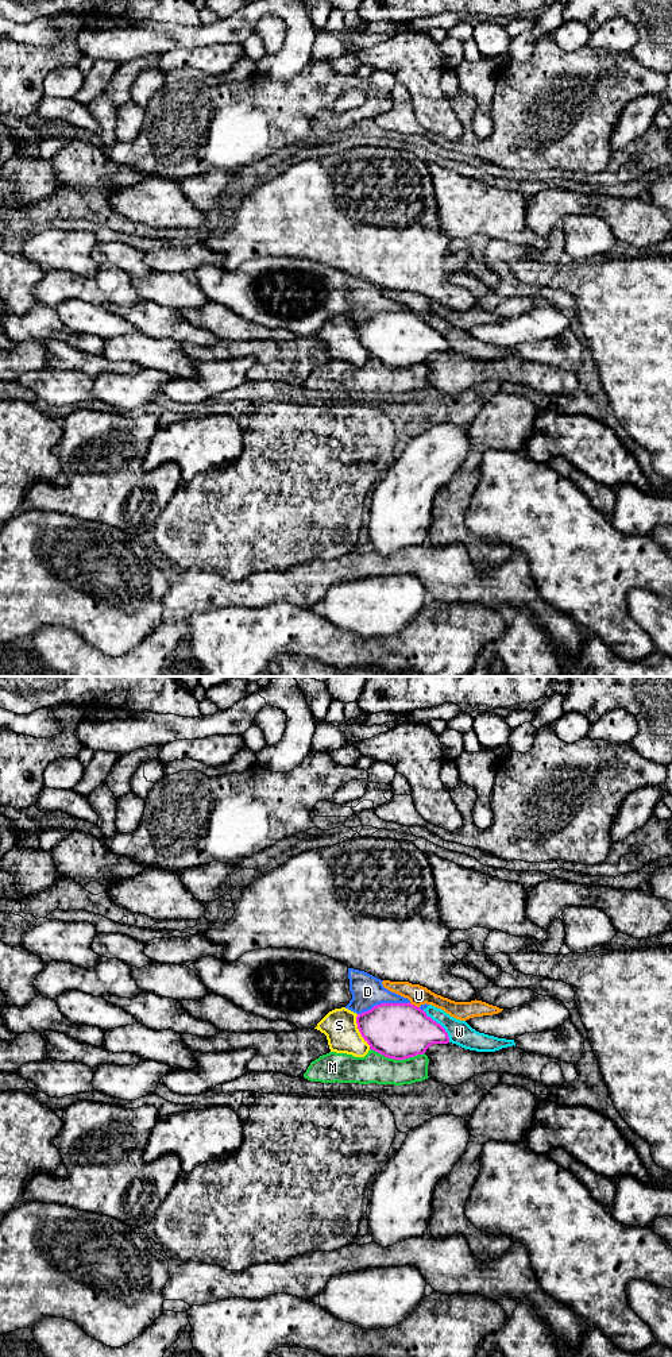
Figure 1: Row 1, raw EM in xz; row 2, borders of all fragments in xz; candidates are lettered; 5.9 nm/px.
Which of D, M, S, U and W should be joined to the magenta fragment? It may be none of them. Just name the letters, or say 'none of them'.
none of them

